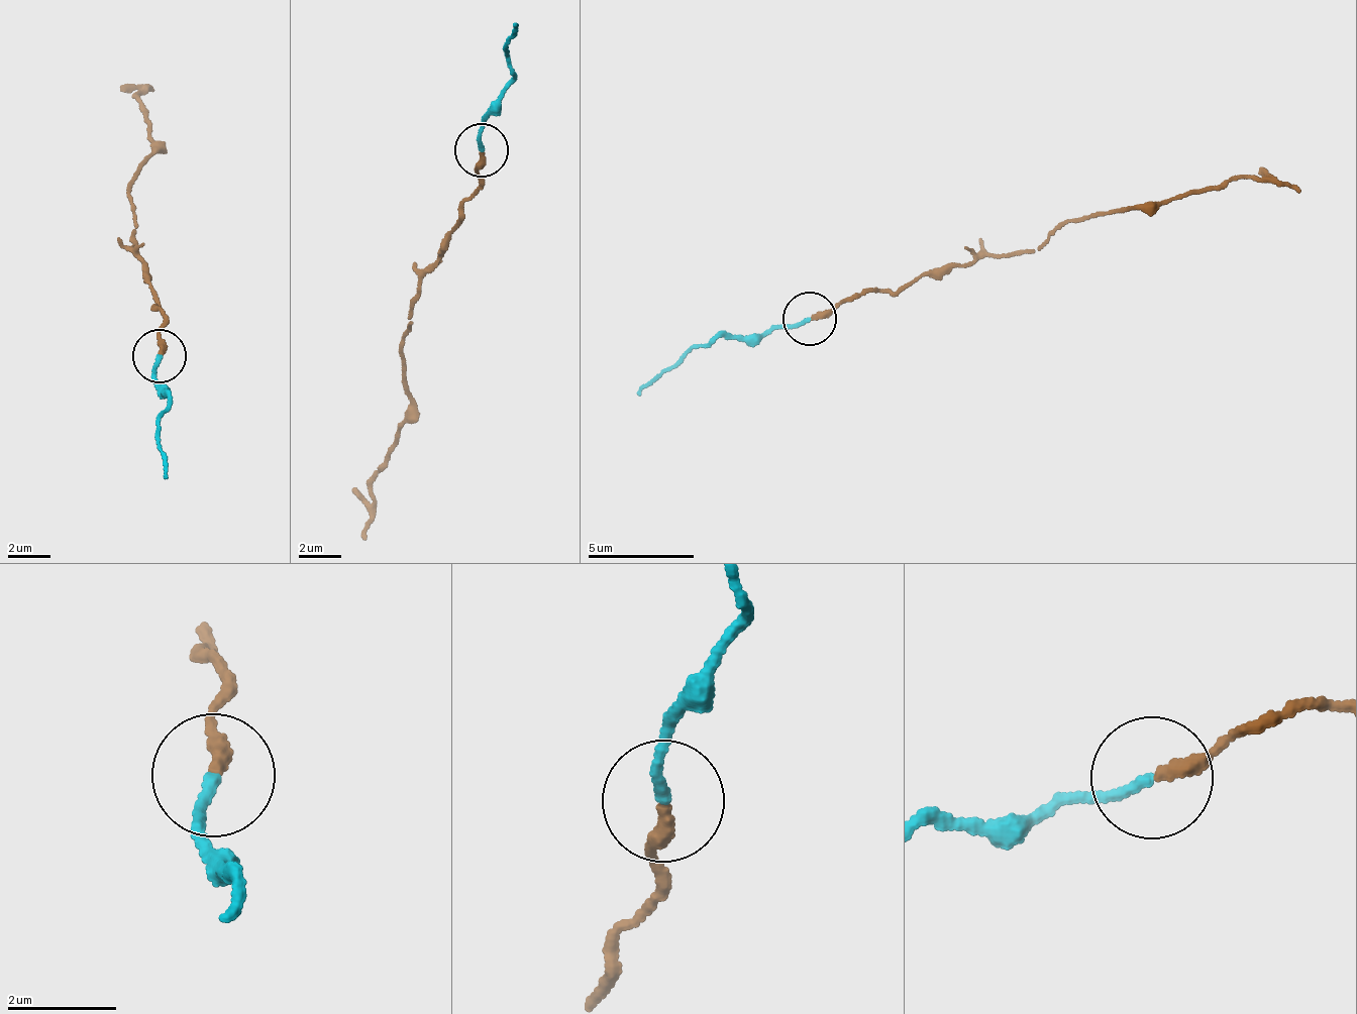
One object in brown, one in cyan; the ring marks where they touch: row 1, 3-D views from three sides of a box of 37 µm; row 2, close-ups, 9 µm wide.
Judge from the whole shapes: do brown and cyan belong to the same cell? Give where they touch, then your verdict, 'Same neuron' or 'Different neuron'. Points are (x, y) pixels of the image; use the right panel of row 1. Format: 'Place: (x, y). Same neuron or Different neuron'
Place: (810, 319). Same neuron

